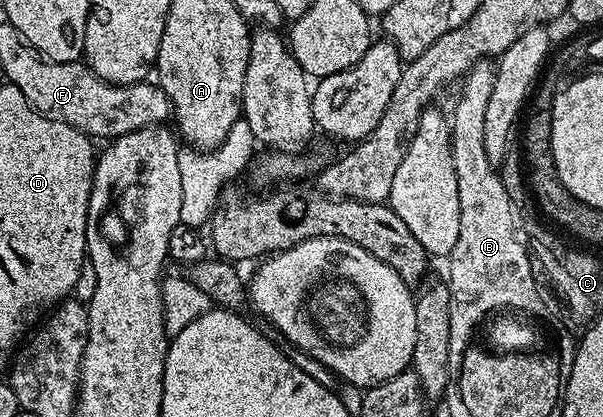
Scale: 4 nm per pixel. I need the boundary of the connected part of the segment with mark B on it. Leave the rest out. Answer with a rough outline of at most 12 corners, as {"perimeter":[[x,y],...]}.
{"perimeter":[[495,66],[448,120],[460,232],[448,256],[448,377],[474,323],[513,309],[563,328],[484,146]]}

